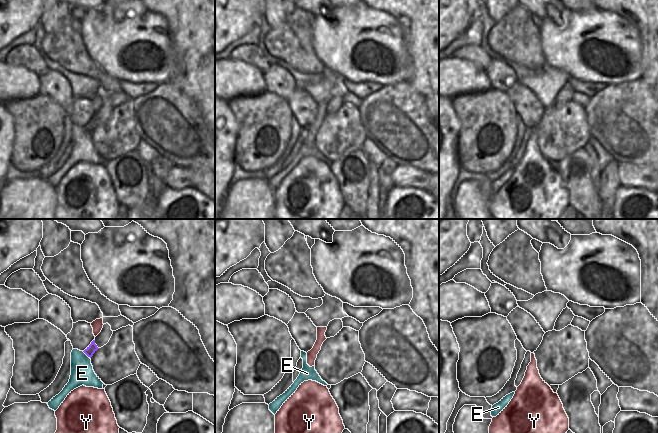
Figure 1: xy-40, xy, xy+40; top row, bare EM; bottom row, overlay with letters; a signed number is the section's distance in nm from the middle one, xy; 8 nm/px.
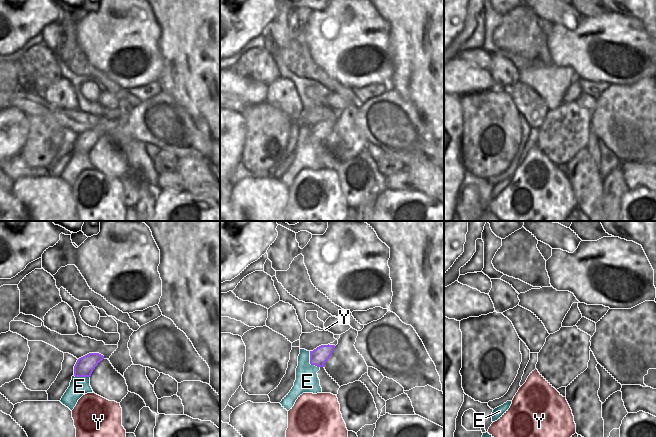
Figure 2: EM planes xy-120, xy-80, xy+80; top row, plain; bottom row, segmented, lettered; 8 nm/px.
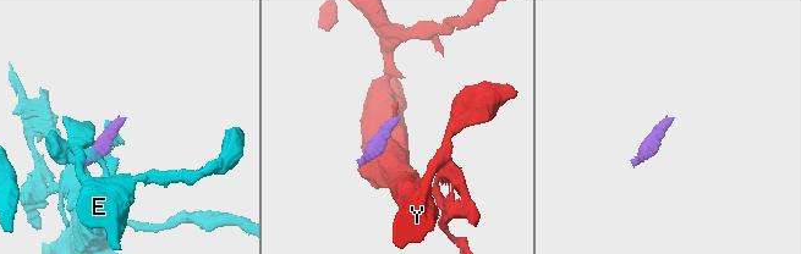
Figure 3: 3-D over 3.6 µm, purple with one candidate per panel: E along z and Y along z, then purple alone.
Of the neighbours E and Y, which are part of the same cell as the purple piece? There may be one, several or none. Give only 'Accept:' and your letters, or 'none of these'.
Accept: none of these

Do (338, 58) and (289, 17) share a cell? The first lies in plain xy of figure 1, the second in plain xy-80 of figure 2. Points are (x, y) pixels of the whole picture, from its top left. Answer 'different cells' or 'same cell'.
same cell

